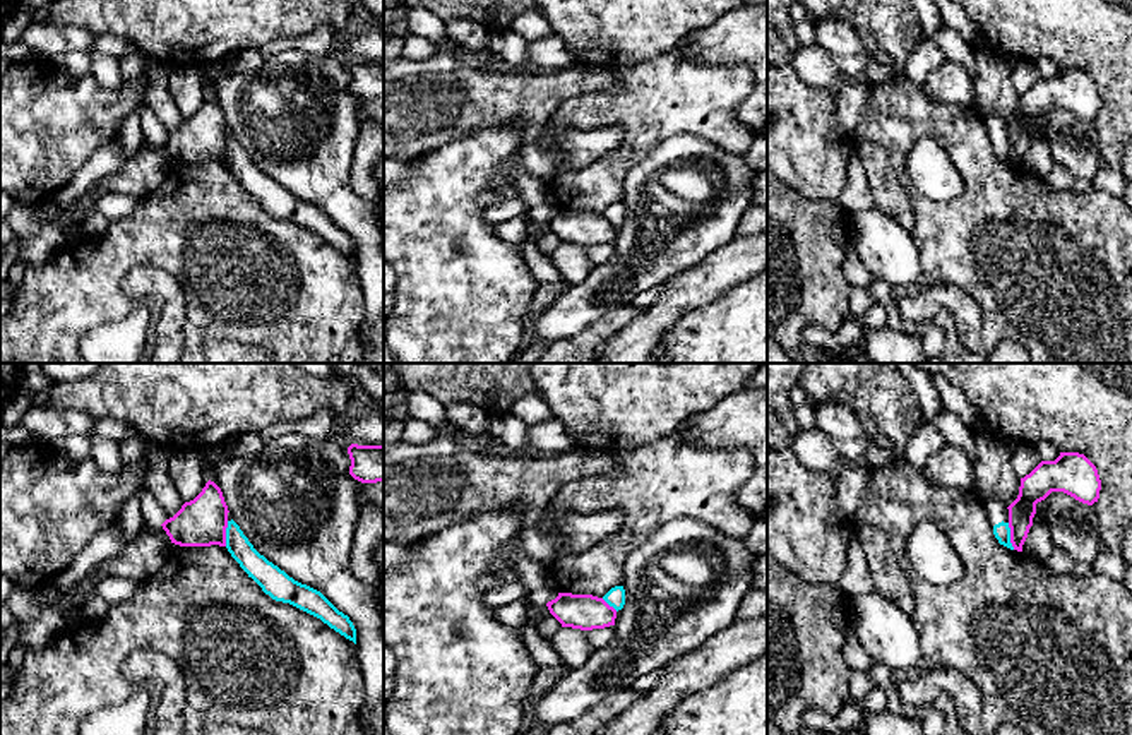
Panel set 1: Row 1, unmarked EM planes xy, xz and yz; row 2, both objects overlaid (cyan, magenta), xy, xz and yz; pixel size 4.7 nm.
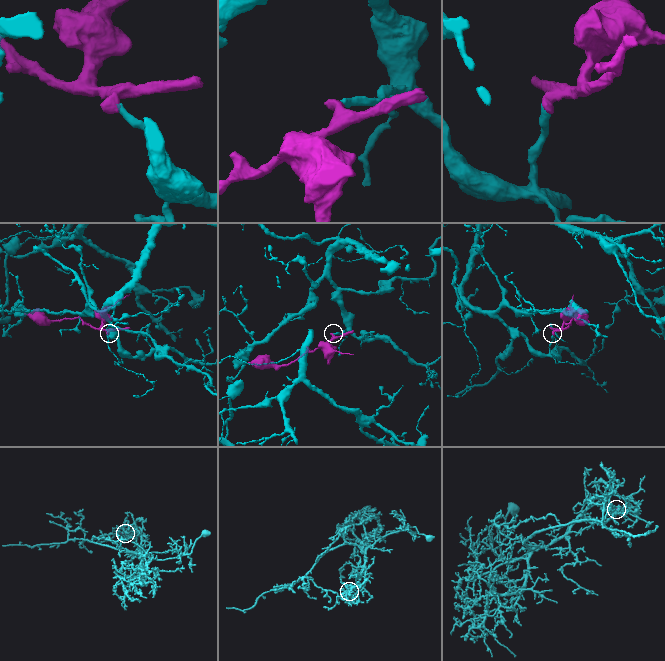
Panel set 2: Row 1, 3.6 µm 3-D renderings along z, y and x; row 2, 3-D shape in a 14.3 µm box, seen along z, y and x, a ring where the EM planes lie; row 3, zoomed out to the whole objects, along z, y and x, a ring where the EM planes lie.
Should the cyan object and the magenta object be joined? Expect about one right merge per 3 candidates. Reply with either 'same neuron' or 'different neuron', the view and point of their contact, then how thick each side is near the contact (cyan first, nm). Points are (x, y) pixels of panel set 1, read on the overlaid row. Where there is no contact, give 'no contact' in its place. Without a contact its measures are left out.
different neuron; meets cyan in yz at (1009, 537); 80 nm thick on the cyan side, 120 nm on the other

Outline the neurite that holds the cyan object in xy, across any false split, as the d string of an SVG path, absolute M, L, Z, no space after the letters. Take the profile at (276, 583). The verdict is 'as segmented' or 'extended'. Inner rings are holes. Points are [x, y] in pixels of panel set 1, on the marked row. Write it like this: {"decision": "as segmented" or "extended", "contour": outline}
{"decision": "as segmented", "contour": "M233 519L228 521L226 528L226 548L248 577L272 600L289 603L320 618L356 644L356 629L349 617L339 612L320 591L295 581L260 555Z"}

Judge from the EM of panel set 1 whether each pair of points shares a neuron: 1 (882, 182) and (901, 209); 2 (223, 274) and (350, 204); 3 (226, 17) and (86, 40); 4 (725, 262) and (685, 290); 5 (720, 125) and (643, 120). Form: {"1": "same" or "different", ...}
{"1": "same", "2": "different", "3": "different", "4": "same", "5": "same"}

